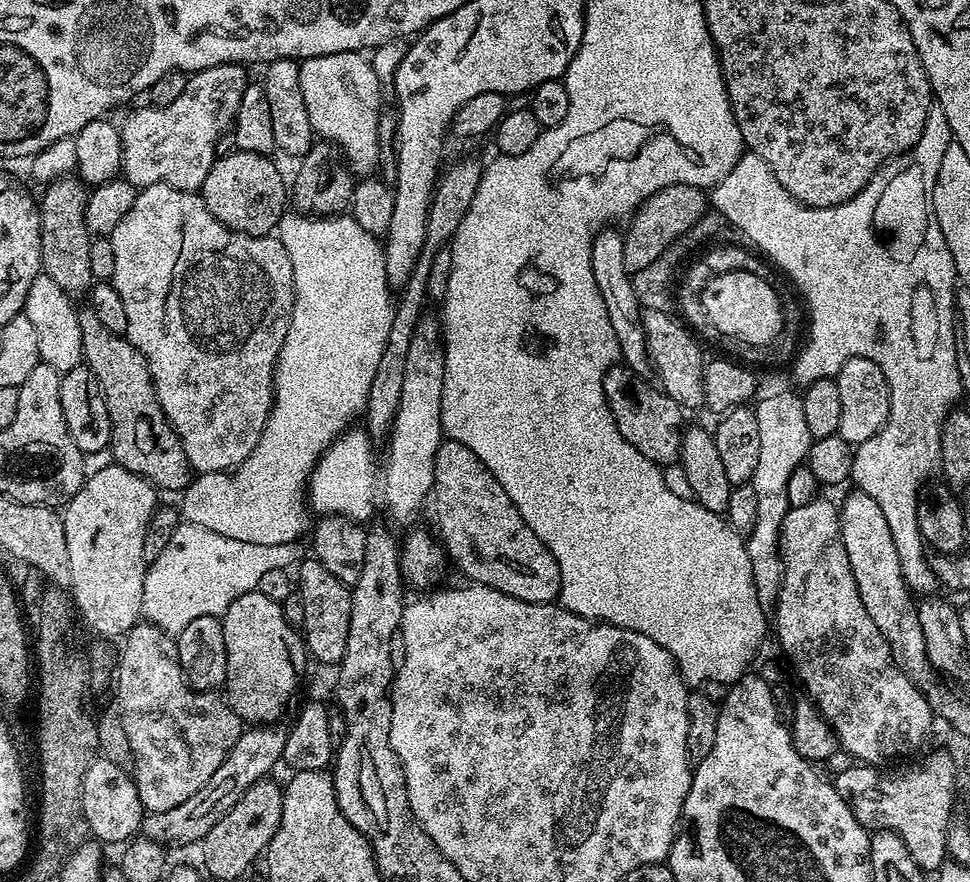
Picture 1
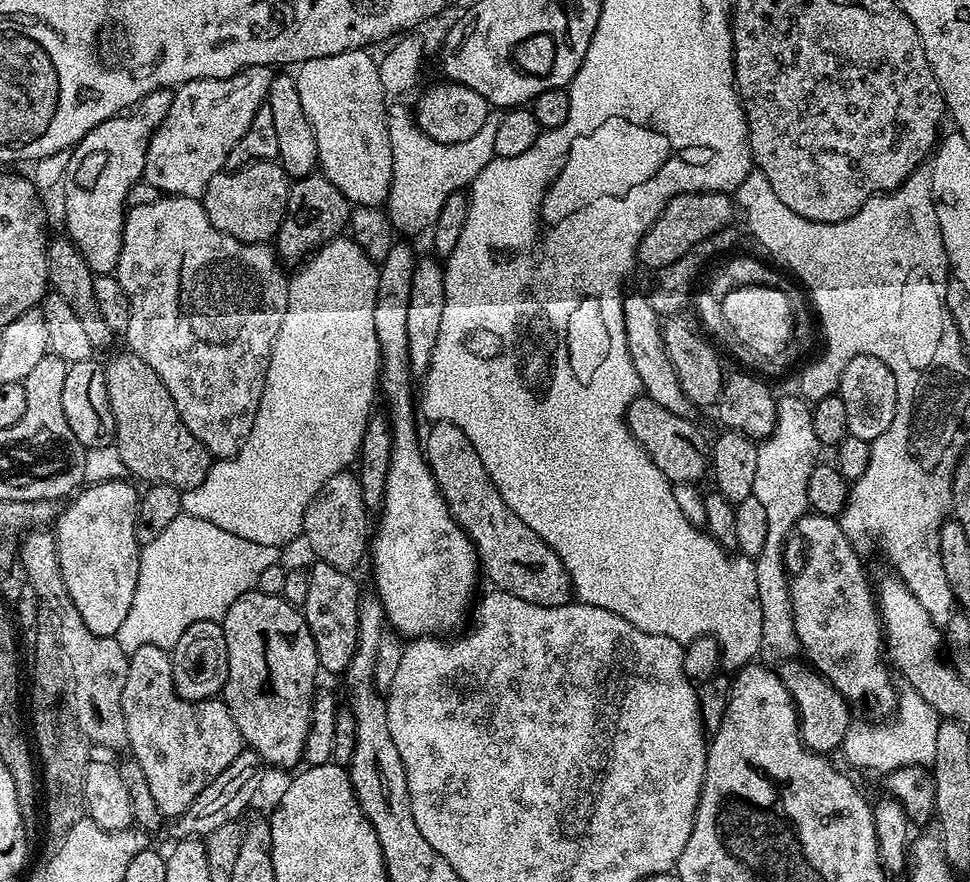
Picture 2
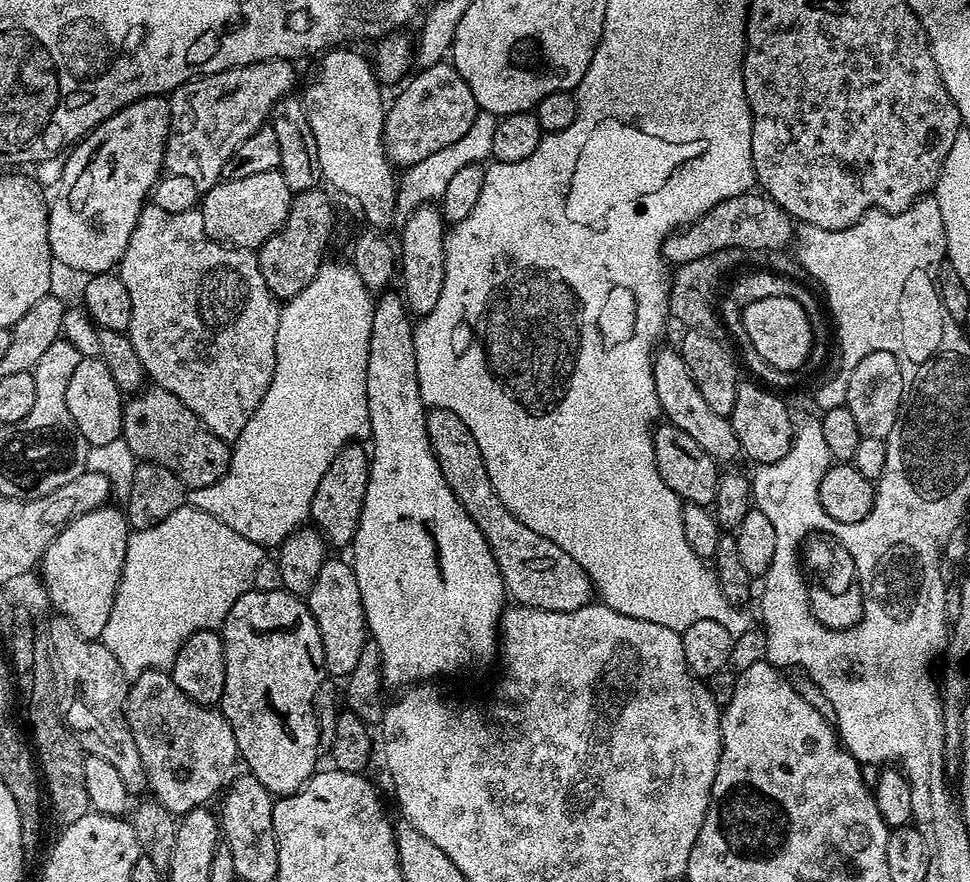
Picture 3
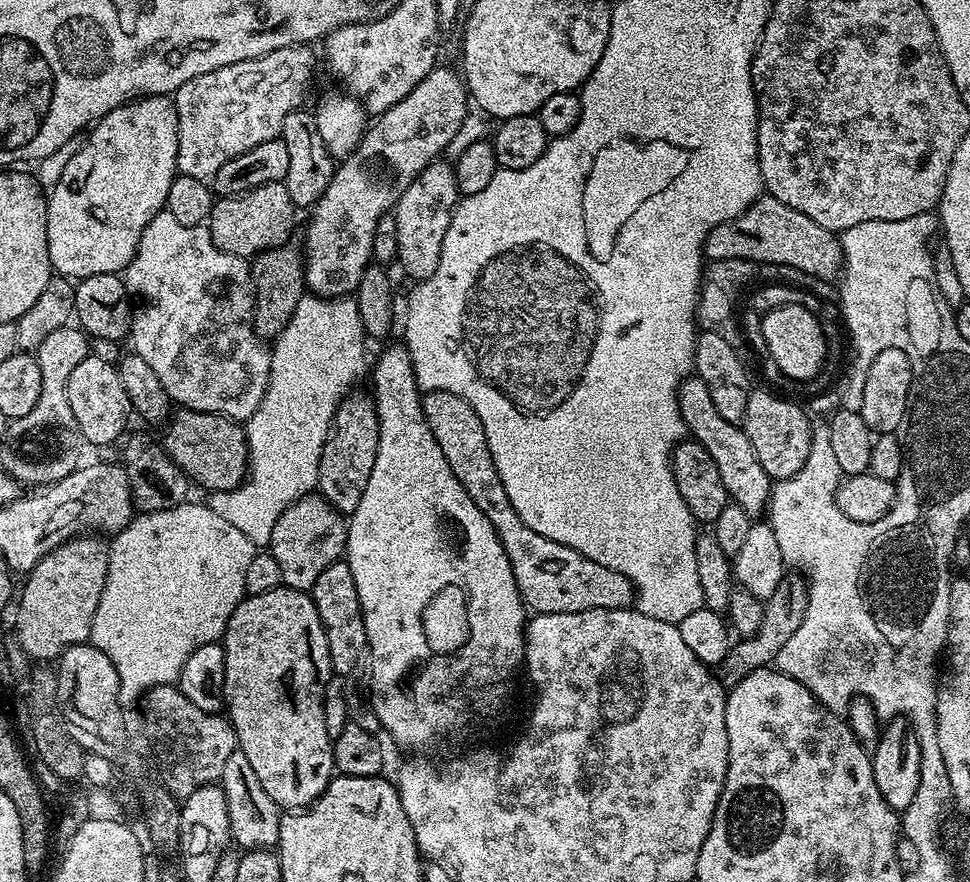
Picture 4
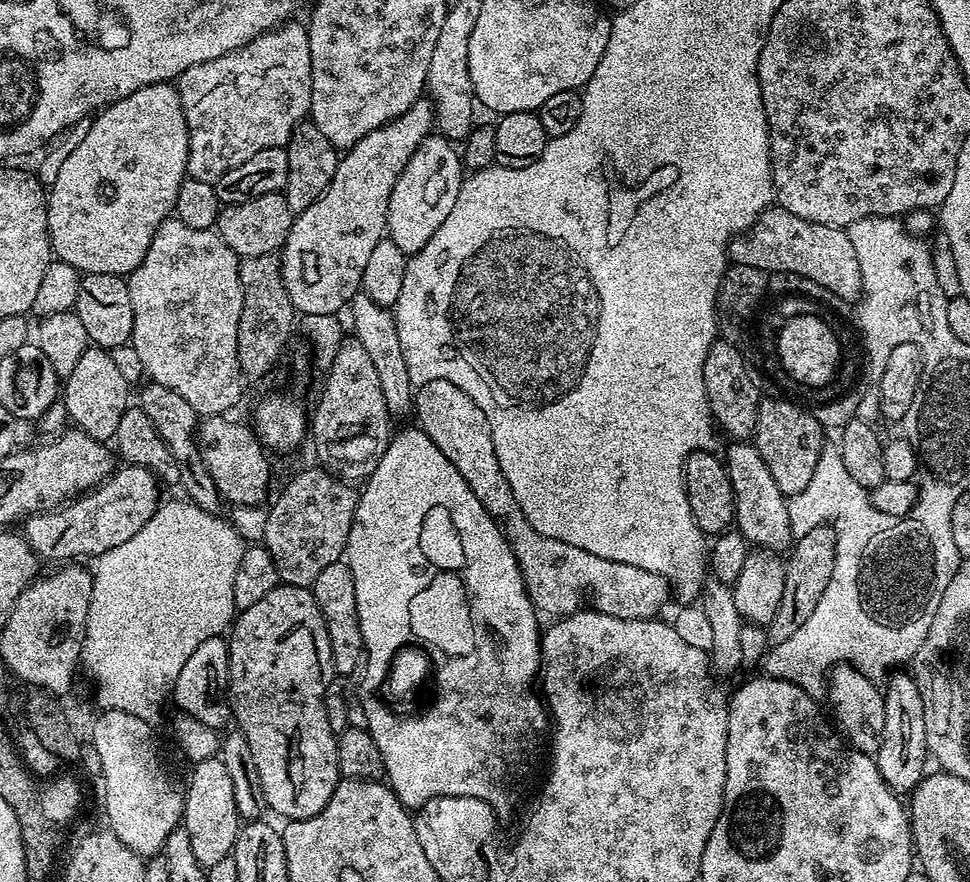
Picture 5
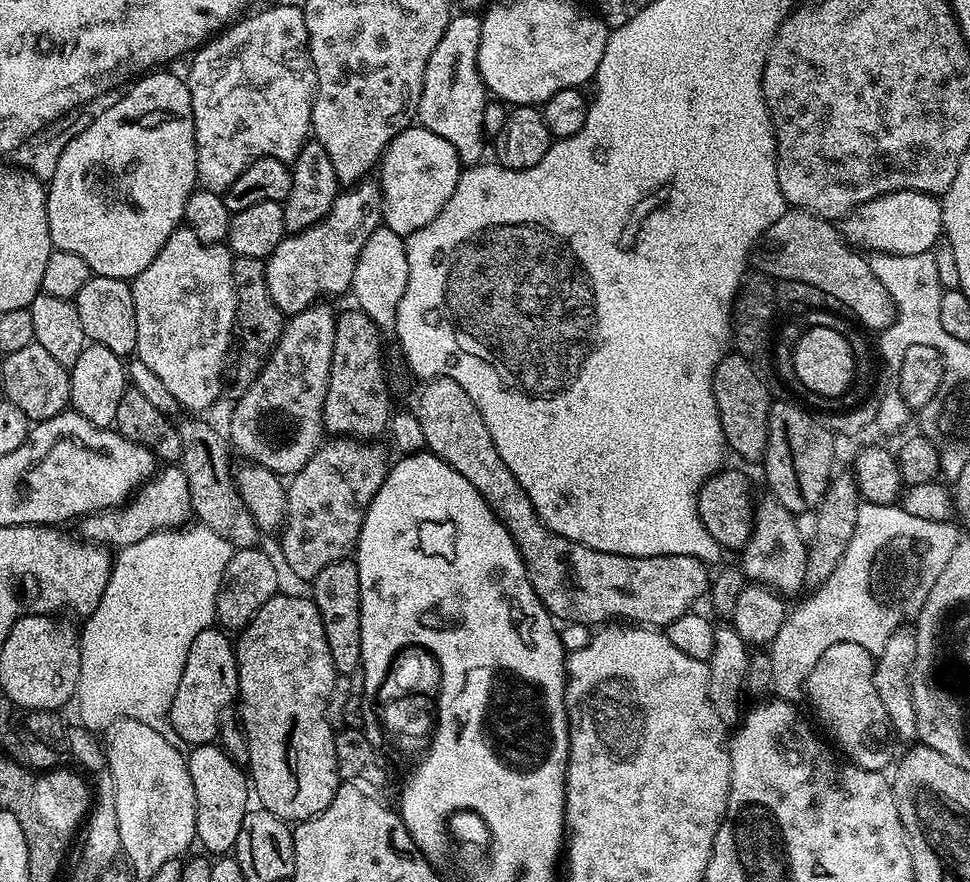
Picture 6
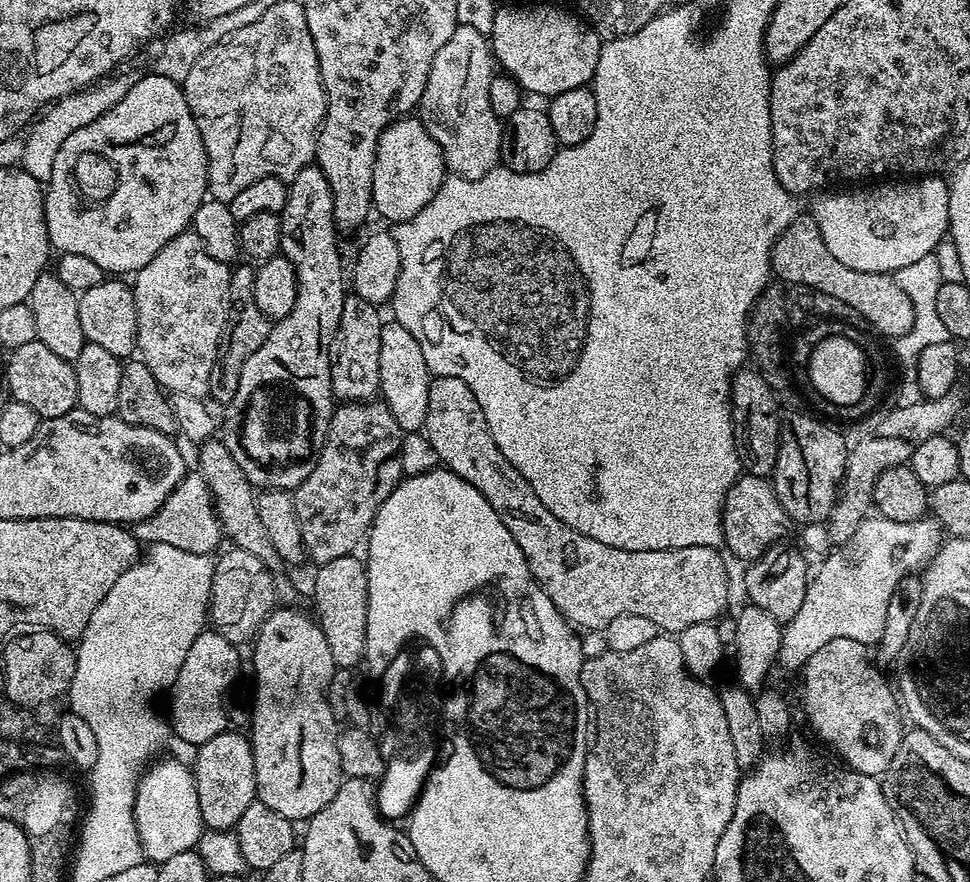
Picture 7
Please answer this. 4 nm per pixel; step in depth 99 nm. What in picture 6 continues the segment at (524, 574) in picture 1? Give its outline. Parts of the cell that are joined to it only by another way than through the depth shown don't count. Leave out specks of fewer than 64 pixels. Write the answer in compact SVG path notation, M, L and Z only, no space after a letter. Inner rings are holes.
M435 376L432 380L425 380L419 385L420 393L416 396L414 411L419 424L422 425L422 434L427 451L432 452L442 462L446 462L490 506L490 510L506 526L510 538L518 546L522 554L522 562L528 571L528 581L534 586L538 598L544 603L545 608L552 613L557 621L573 620L576 624L603 625L605 622L616 622L621 616L621 621L635 622L640 626L667 626L675 622L680 615L693 611L696 599L707 593L710 588L710 572L706 565L693 556L623 556L610 554L602 550L594 550L590 546L582 546L570 538L562 538L544 527L538 518L526 490L518 486L518 478L510 474L506 462L502 462L502 454L494 446L494 438L490 438L490 430L486 430L486 422L482 422L482 414L478 406L454 382L445 376Z

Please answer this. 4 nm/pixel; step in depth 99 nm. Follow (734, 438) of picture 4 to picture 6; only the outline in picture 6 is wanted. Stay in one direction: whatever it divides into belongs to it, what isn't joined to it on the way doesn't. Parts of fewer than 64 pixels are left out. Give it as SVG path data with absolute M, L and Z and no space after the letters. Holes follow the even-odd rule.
M768 494L765 500L755 505L754 519L752 522L752 537L748 539L747 544L742 549L744 555L744 564L742 571L749 581L764 584L774 592L779 592L785 597L791 598L799 588L805 587L804 579L806 578L806 562L808 561L808 544L800 537L800 528L796 525L797 517L782 502L778 502L776 497Z

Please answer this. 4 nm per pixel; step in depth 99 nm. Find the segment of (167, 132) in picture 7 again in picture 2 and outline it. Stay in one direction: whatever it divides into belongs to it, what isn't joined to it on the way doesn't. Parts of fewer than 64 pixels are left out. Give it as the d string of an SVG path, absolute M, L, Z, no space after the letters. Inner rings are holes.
M159 88L146 98L142 98L127 114L111 116L106 122L94 126L87 132L75 148L71 149L70 166L64 175L62 191L64 191L64 224L68 239L78 246L82 258L86 258L86 266L96 276L106 276L115 273L118 258L122 254L122 234L124 233L124 218L128 204L128 192L143 177L146 150L150 138L156 132L156 127L164 121L165 114L170 110L174 94L166 94L166 88Z

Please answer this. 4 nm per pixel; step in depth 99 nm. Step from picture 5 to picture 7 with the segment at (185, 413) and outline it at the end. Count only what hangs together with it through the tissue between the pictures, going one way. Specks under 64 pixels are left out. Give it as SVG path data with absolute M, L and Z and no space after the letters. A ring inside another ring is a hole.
M220 438L205 440L199 445L198 452L200 452L198 474L204 479L208 493L212 495L212 504L216 507L216 517L220 519L223 535L227 539L228 536L232 539L231 547L246 550L246 554L254 554L254 558L258 558L258 562L262 562L262 566L266 566L266 570L272 573L276 598L281 605L295 605L296 588L292 585L291 578L286 573L280 572L285 571L286 565L282 558L278 558L278 550L274 550L274 542L270 542L262 518L258 518L257 493L254 491L254 485L246 478L246 474L242 474L242 466L234 462L230 450L226 450L224 441Z

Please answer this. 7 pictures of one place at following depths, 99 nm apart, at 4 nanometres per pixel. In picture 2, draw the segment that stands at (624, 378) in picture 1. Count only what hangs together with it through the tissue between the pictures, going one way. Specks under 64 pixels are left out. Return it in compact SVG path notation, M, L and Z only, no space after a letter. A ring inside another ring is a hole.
M646 394L635 396L628 407L626 417L628 429L634 438L646 450L648 457L662 470L662 474L672 485L688 483L699 485L703 476L710 472L710 448L704 445L704 436L691 423L689 417L670 414L663 406L658 406Z

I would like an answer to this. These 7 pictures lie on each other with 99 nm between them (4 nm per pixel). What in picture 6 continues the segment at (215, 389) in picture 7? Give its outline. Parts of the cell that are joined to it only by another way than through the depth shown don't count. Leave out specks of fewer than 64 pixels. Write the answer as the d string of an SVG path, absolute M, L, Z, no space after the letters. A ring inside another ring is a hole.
M236 256L232 261L232 277L236 291L236 321L232 327L232 345L228 348L228 360L224 363L224 388L239 398L250 390L254 378L264 369L264 363L276 348L286 323L284 313L274 306L270 290L266 290L266 270L264 260Z

